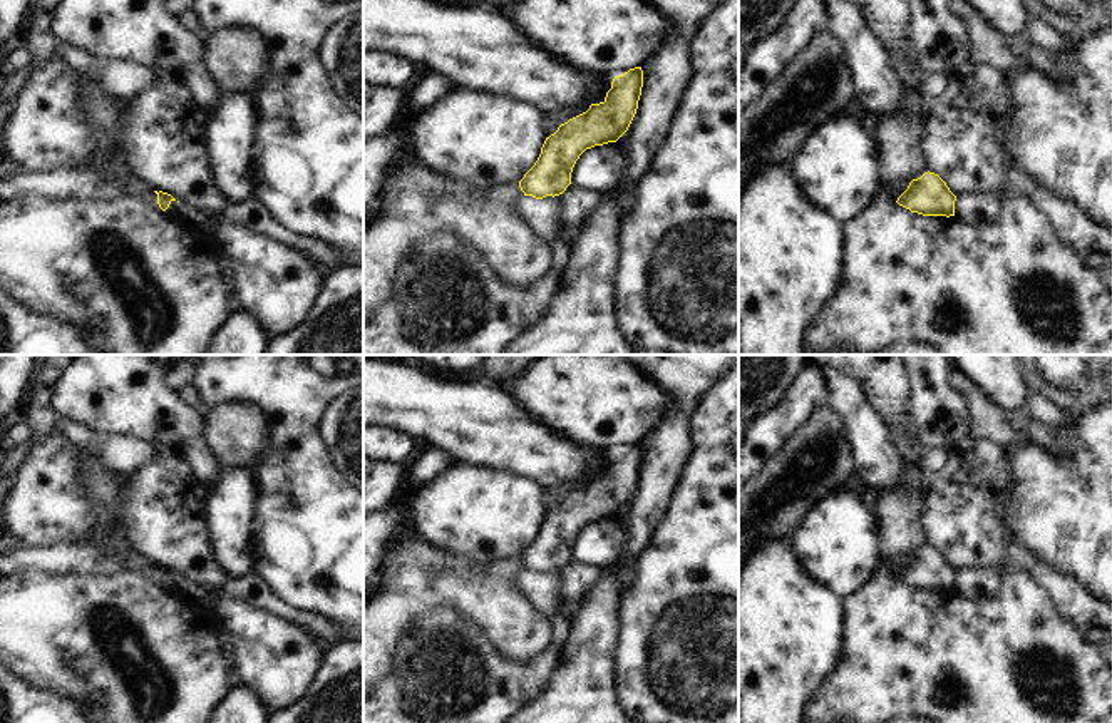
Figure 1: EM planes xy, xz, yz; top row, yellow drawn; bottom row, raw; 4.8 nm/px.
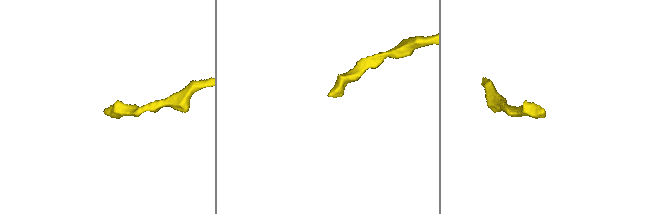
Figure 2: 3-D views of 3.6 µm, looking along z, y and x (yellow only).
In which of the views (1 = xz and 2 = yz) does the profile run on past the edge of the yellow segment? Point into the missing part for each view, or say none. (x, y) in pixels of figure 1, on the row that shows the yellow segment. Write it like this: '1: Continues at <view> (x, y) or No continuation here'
1: No continuation here
2: No continuation here.

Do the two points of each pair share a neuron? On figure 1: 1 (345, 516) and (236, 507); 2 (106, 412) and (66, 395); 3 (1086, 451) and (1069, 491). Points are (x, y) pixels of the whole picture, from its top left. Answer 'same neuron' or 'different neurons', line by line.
1: different neurons
2: same neuron
3: same neuron

